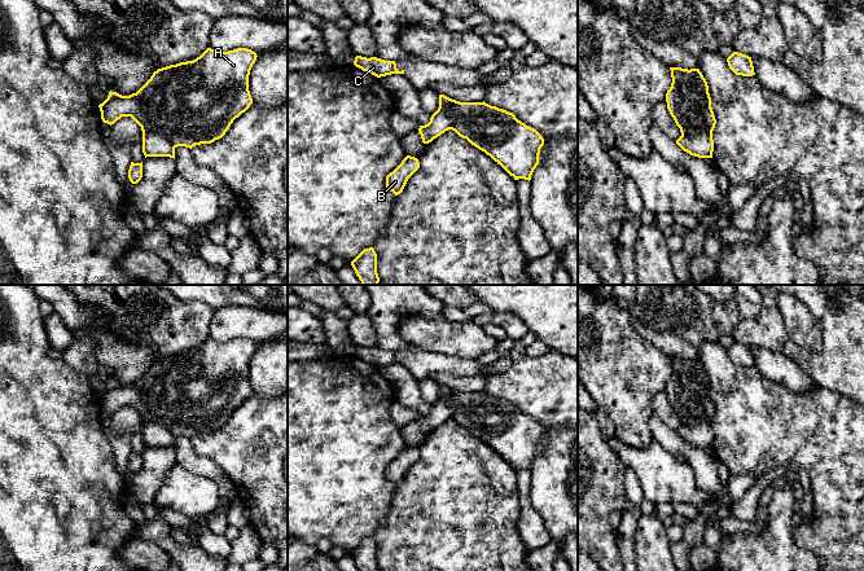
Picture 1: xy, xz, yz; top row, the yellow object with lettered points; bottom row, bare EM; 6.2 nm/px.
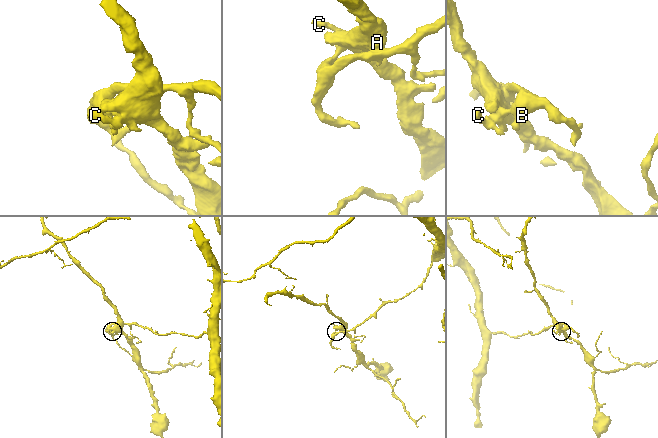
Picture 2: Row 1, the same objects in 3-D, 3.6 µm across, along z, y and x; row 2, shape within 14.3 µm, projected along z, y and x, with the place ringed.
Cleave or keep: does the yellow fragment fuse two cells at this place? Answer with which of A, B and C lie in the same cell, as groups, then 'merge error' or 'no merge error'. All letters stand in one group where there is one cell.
groups A / B C; merge error

